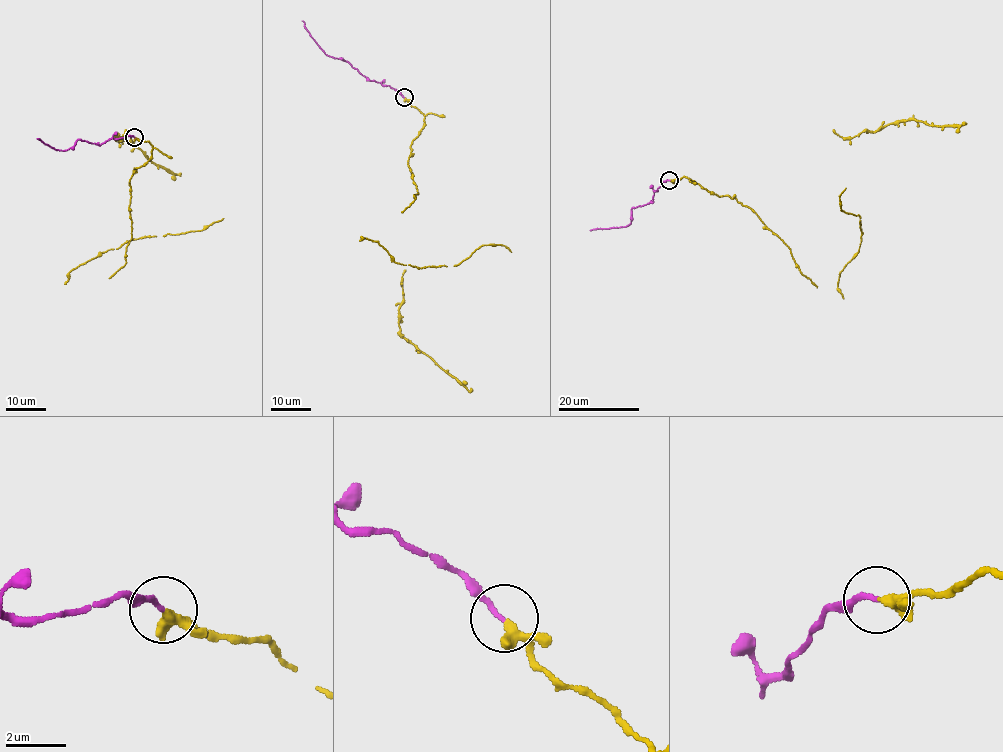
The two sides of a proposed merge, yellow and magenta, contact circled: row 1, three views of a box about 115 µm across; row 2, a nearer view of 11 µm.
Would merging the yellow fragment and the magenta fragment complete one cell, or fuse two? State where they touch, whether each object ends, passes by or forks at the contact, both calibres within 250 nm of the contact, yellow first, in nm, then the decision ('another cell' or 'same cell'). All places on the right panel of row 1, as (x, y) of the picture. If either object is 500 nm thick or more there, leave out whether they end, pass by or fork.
at (669, 180); yellow passes by; magenta ends there; 280 nm thick on the yellow side, 150 nm on the other; same cell

